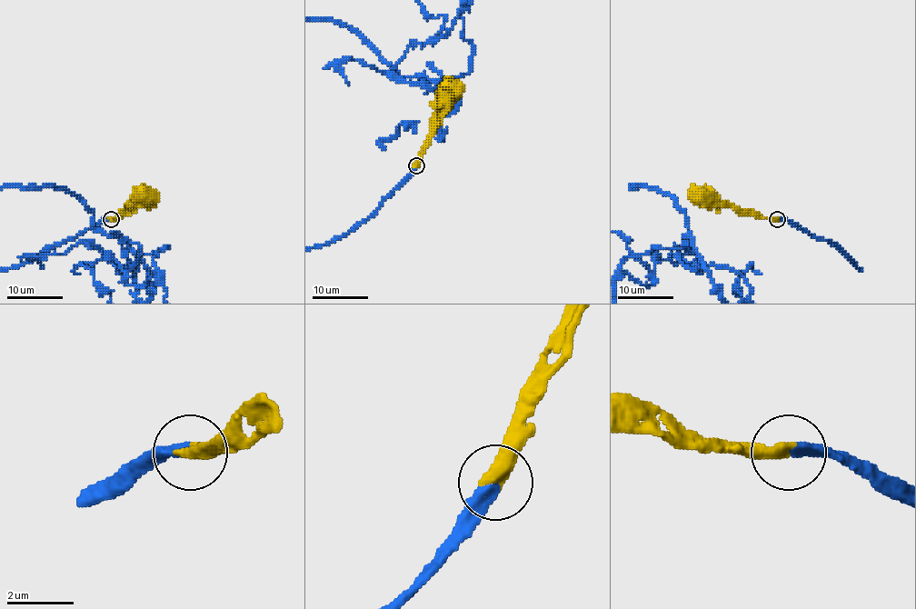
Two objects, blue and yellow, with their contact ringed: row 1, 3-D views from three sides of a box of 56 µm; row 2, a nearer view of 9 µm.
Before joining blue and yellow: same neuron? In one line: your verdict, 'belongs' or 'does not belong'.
belongs

